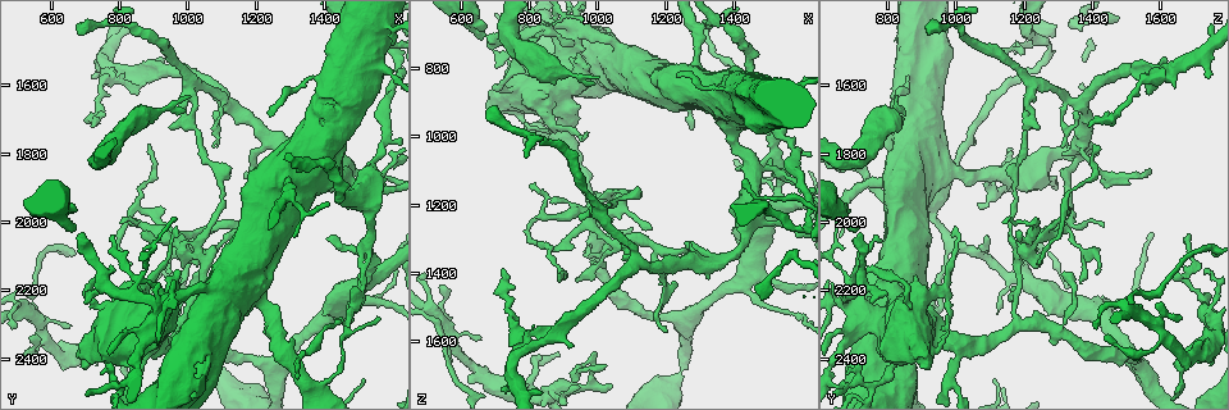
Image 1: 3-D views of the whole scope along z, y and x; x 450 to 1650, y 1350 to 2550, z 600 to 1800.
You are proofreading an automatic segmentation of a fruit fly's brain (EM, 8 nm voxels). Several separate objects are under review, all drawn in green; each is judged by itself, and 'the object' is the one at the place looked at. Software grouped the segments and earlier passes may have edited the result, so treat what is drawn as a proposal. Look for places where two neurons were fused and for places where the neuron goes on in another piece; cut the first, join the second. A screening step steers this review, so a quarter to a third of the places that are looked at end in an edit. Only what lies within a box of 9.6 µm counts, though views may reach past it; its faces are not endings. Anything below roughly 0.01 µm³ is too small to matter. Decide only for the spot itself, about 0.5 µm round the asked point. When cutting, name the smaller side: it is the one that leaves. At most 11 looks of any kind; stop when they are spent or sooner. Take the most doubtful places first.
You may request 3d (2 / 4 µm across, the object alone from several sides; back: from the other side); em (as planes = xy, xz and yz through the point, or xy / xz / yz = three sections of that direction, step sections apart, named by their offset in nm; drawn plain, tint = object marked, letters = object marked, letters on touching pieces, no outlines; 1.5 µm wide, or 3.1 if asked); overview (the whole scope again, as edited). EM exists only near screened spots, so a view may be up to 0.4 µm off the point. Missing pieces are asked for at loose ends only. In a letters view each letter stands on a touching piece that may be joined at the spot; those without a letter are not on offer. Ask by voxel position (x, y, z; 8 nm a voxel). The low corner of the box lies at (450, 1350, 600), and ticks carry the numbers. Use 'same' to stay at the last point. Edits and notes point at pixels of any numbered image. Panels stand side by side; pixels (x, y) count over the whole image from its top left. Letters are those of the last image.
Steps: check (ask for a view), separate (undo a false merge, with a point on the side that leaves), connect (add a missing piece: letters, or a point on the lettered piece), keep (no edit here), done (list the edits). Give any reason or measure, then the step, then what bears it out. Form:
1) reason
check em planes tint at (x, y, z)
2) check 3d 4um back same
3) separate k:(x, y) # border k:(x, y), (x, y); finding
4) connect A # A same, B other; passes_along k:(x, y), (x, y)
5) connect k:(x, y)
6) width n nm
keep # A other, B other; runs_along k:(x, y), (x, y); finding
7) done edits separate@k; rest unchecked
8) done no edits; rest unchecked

abrupt turn
check em xz step 8 plain at (840, 2210, 690)

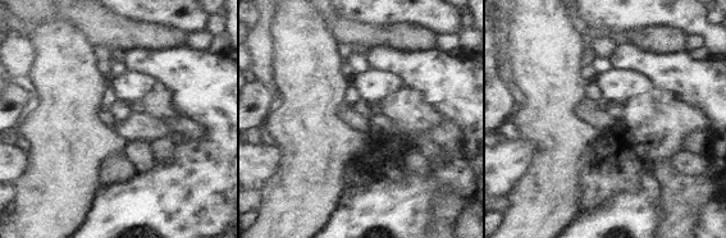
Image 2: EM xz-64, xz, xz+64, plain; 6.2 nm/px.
check em xz step 8 letters same

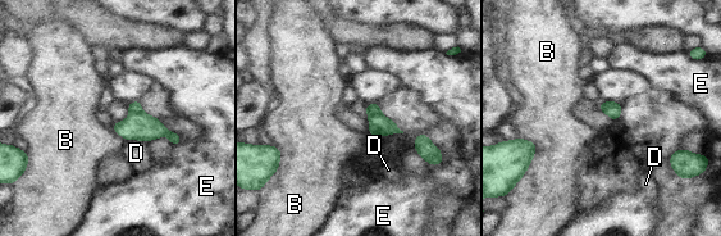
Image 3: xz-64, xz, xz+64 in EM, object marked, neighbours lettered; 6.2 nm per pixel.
separate 3:(144, 127) # B other, D other, E other; border 3:(141, 112), (131, 114); a second neuron is stuck on

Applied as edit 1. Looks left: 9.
free end
check em planes tint at (1010, 1700, 1200)

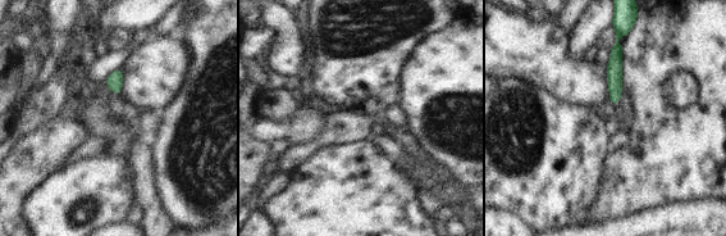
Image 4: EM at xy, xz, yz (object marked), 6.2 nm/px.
check em planes letters same

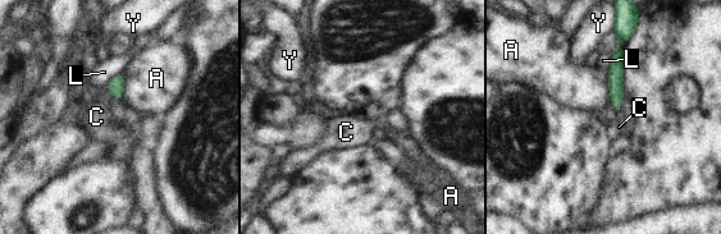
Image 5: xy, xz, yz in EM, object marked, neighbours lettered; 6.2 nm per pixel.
longest_contact A 220 nm
keep # A other, C other, L other, Y other; none of them fits

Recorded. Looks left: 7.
done edits separate@3; rest unchecked

